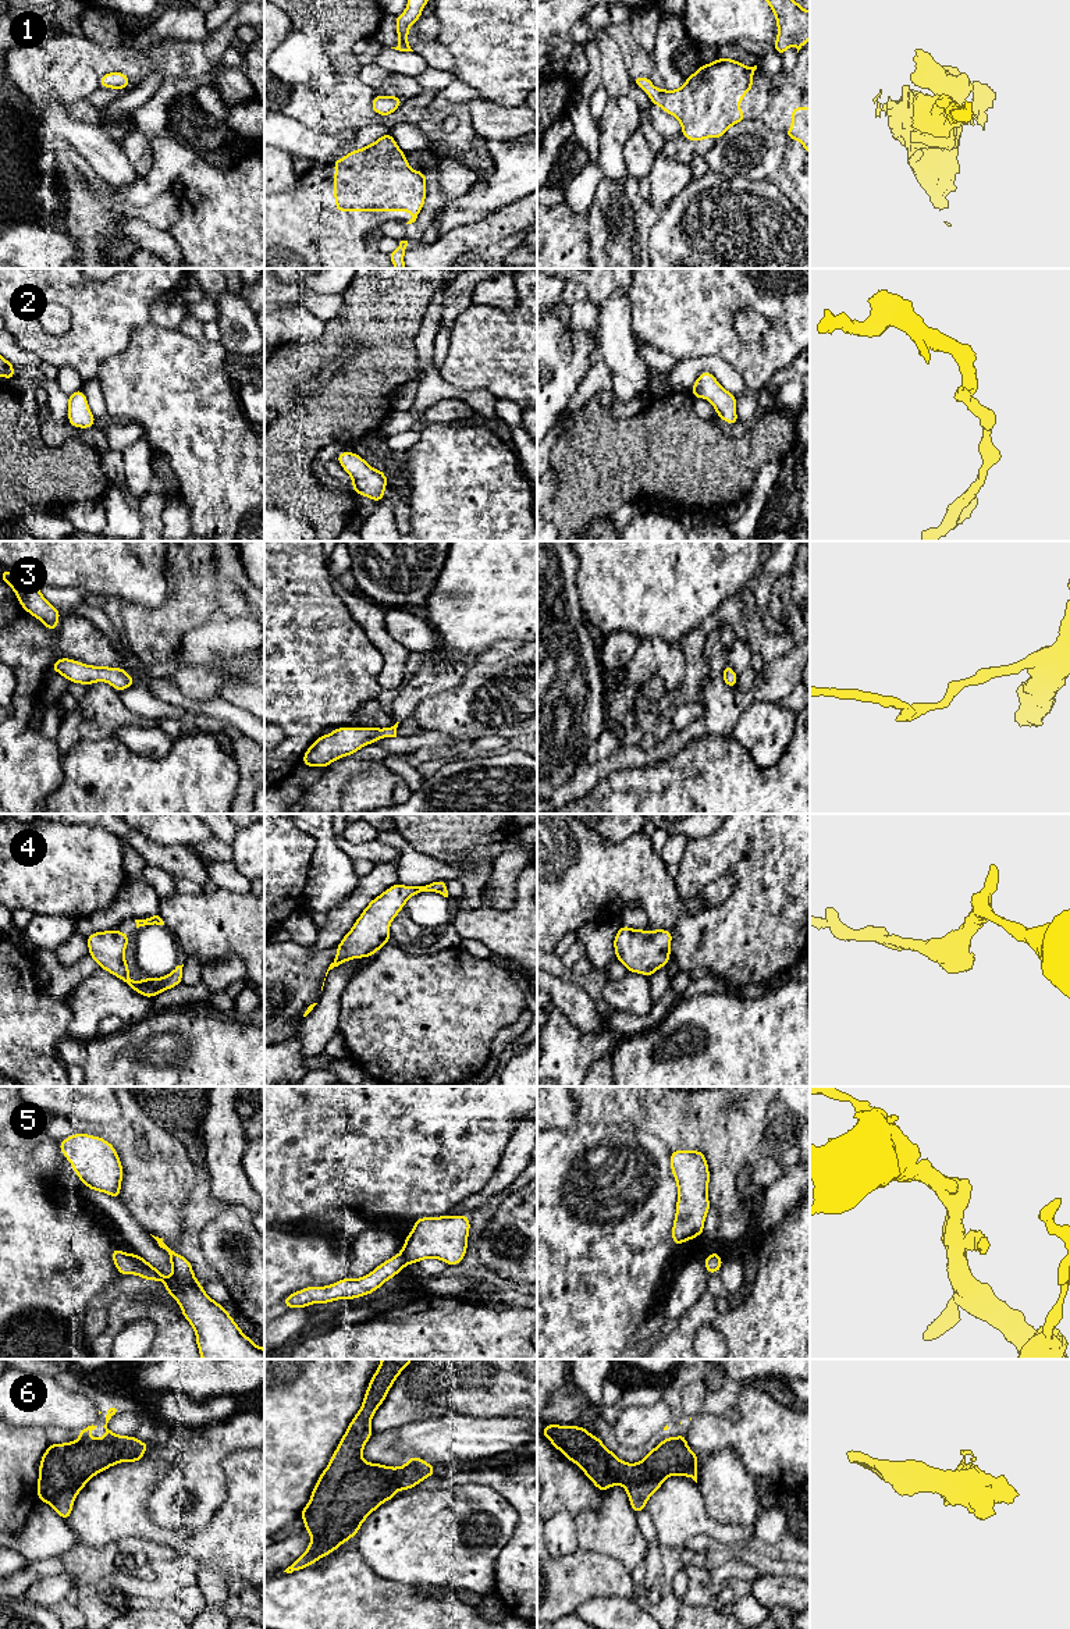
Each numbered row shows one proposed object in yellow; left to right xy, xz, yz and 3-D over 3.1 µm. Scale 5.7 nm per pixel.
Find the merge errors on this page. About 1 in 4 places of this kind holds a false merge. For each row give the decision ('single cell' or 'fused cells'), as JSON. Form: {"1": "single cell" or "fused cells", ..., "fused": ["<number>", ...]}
{"1": "single cell", "2": "single cell", "3": "single cell", "4": "single cell", "5": "single cell", "6": "single cell", "fused": []}

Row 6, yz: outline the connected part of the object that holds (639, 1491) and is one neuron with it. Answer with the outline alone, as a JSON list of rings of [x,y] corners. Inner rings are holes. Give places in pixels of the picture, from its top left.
[[[547,1425],[540,1434],[579,1465],[598,1490],[621,1484],[636,1514],[646,1509],[647,1500],[668,1476],[682,1475],[697,1483],[698,1457],[689,1448],[683,1434],[662,1440],[637,1463],[621,1461],[584,1427]]]

